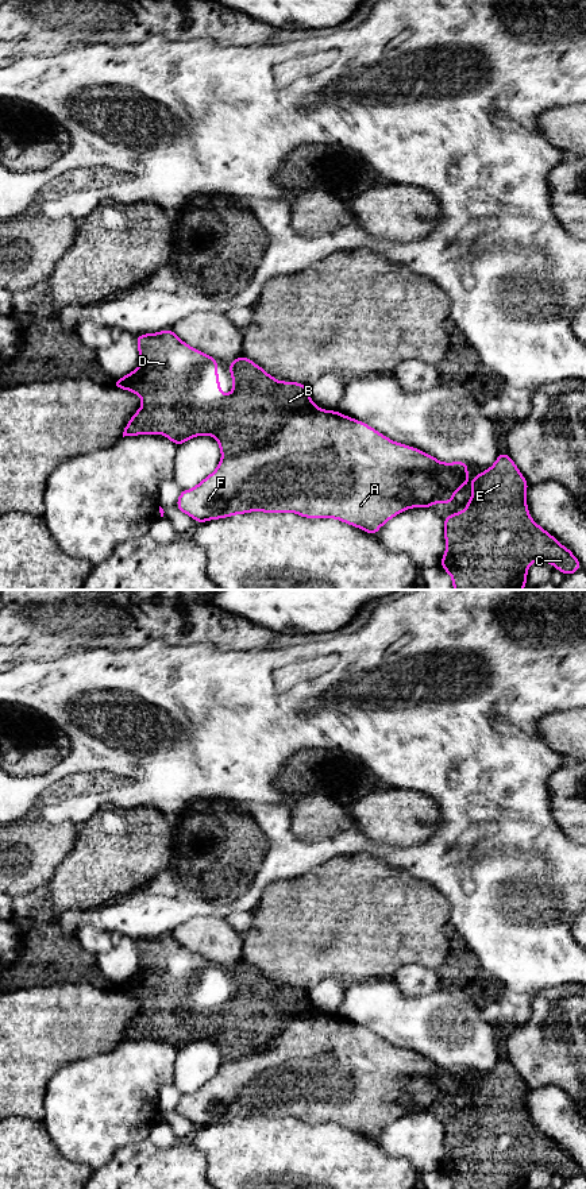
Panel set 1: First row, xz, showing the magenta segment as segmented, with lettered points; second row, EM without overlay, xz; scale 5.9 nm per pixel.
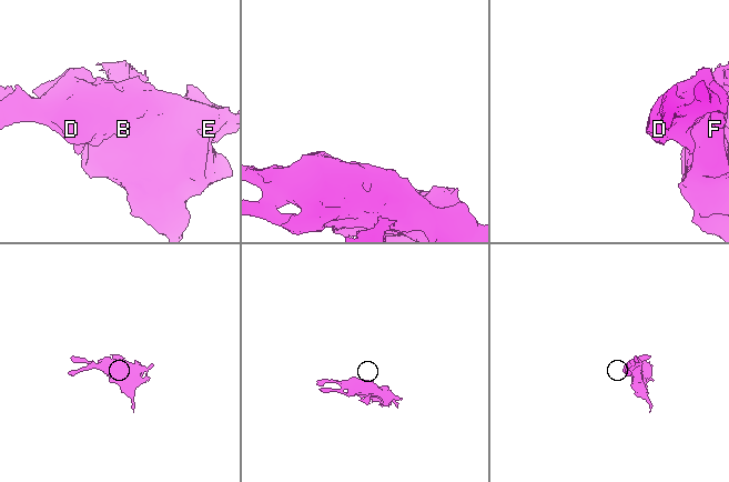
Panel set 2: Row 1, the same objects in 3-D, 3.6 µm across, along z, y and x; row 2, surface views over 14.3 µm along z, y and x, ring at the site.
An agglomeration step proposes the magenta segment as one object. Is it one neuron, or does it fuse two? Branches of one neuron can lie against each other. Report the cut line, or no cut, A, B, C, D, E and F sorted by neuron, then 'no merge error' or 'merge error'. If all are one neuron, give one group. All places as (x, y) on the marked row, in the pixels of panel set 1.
cut xz (320, 409), (312, 413), (296, 413), (263, 446), (223, 458); groups A F / B C D E; merge error

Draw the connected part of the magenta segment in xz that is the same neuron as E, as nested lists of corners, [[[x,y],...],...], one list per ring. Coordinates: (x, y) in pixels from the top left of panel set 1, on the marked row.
[[[501,451],[489,470],[474,476],[466,510],[444,517],[447,549],[440,567],[451,575],[454,590],[523,590],[532,561],[551,563],[566,576],[581,570],[572,552],[531,518],[525,499],[528,485]]]

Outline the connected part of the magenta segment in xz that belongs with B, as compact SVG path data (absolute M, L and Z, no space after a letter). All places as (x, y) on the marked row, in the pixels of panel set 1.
M171 329L136 336L140 364L113 387L142 397L142 408L127 422L124 436L162 433L177 445L194 436L211 435L217 440L221 456L262 448L290 417L319 412L304 383L278 382L246 356L228 363L234 389L223 395L217 375L217 359L184 343Z

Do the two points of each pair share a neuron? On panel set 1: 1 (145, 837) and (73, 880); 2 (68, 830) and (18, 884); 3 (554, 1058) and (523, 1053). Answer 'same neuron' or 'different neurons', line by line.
1: same neuron
2: same neuron
3: same neuron

